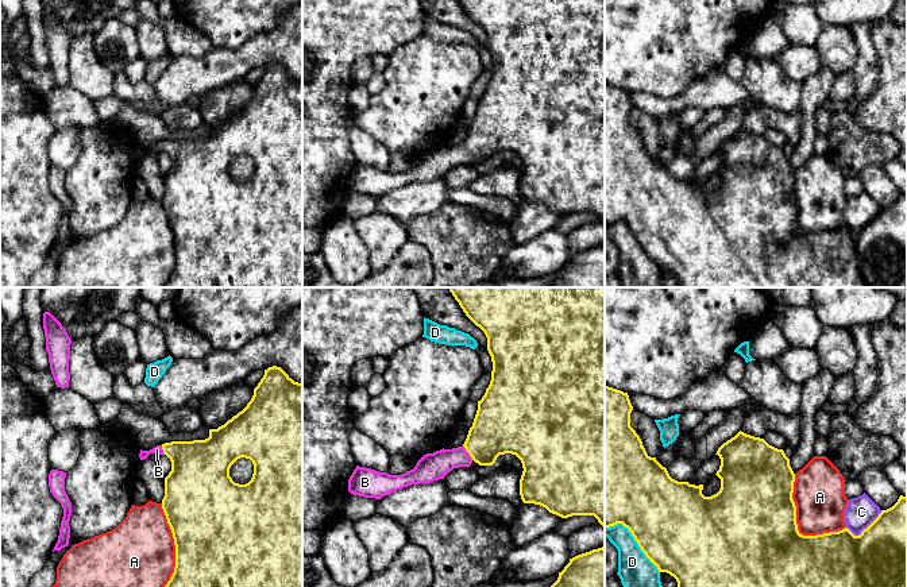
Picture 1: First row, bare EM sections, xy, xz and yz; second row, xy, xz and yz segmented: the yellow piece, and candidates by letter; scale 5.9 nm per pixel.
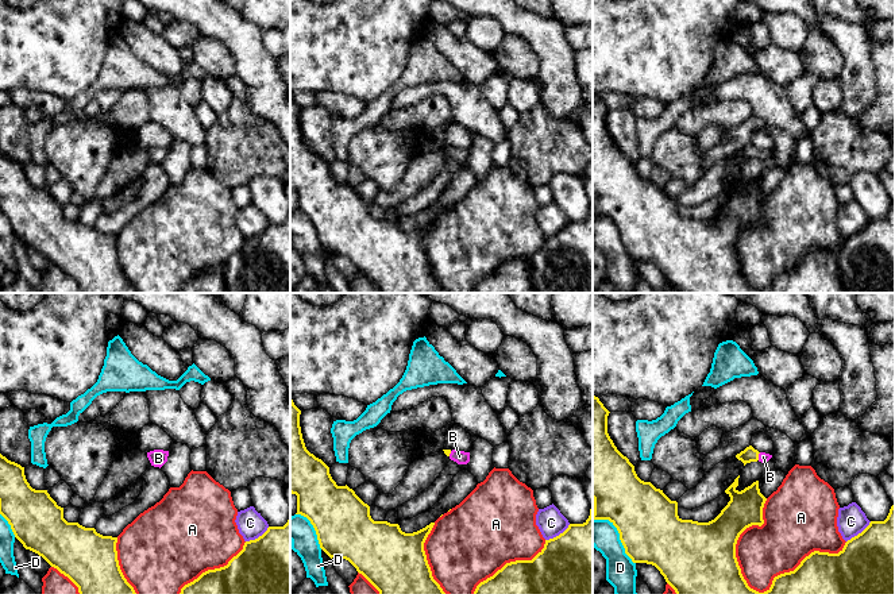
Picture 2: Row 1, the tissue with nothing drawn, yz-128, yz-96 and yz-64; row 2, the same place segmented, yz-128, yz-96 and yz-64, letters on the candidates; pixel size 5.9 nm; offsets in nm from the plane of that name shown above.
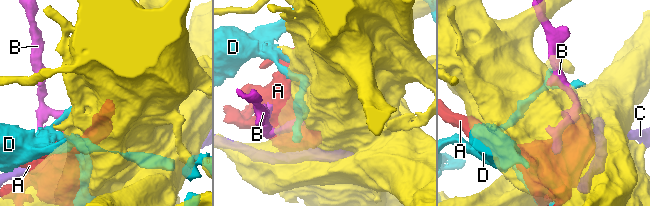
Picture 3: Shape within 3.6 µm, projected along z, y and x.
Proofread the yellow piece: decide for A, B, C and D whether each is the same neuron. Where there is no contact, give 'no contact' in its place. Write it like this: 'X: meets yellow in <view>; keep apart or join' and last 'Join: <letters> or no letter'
A: meets yellow in yz; keep apart
B: meets yellow in xz; join
C: meets yellow in yz; keep apart
D: meets yellow in yz; keep apart
Join: B

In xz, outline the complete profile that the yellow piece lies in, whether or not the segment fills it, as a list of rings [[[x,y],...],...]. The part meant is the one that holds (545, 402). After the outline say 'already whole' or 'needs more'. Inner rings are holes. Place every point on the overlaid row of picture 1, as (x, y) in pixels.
[[[448,287],[466,316],[479,327],[487,337],[487,351],[491,356],[491,381],[485,395],[478,401],[478,410],[462,447],[440,449],[424,455],[410,471],[401,475],[390,475],[371,468],[359,467],[348,479],[348,491],[364,498],[381,499],[404,487],[431,483],[459,467],[470,467],[472,462],[479,466],[493,466],[499,455],[516,455],[522,463],[520,479],[520,495],[524,503],[534,503],[545,507],[549,513],[561,518],[572,515],[594,515],[605,526],[605,287]]]; needs more

